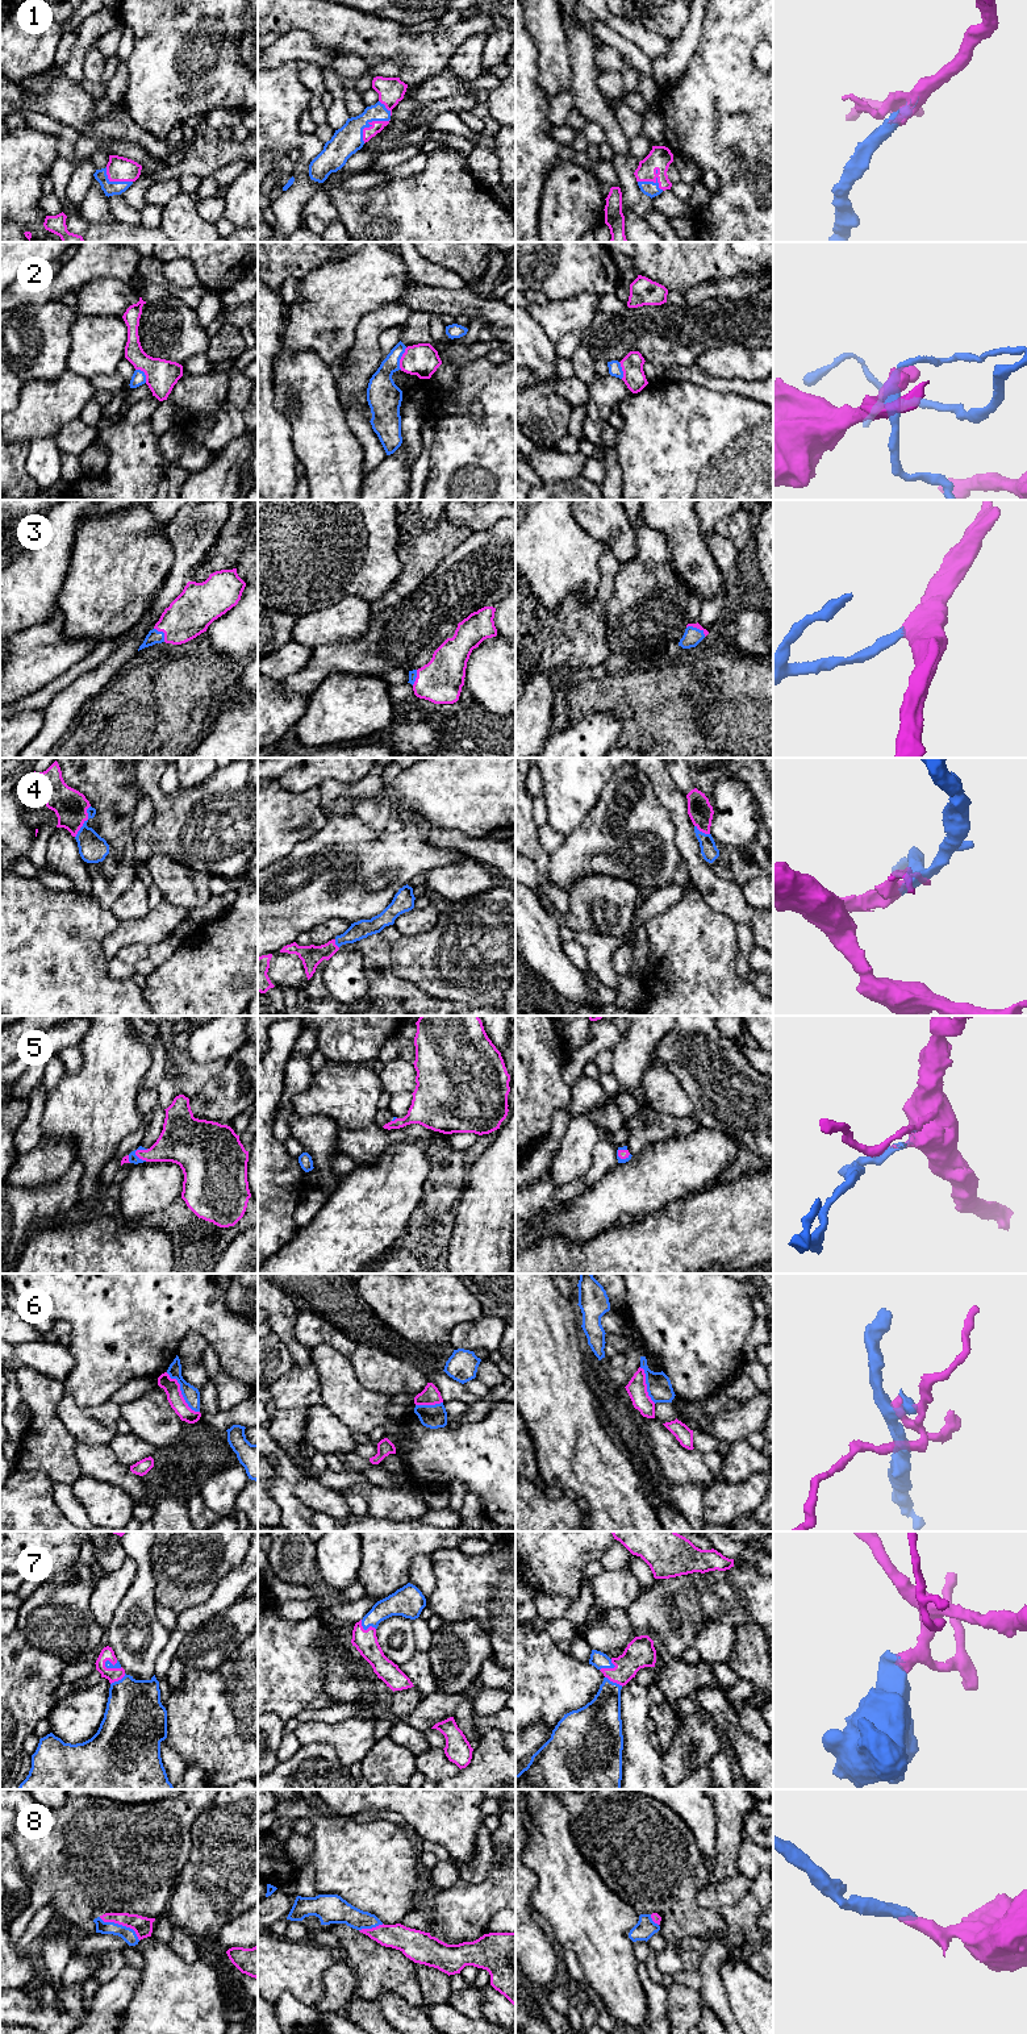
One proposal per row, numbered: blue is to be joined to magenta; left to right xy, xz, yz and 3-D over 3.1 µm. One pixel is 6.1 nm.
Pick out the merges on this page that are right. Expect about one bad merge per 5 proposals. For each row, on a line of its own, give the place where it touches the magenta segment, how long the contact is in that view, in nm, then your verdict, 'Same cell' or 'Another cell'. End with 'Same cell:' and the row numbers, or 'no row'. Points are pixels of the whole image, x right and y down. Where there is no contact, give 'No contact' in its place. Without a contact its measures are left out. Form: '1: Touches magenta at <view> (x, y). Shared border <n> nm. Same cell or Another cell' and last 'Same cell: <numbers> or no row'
1: Touches magenta at xz (370, 124). Shared border 220 nm. Same cell
2: Touches magenta at xz (401, 358). Shared border 140 nm. Another cell
3: Touches magenta at xy (163, 632). Shared border 110 nm. Same cell
4: Touches magenta at xy (86, 820). Shared border 220 nm. Same cell
5: Touches magenta at xy (138, 1157). Shared border 100 nm. Same cell
6: Touches magenta at xy (180, 1393). Shared border 320 nm. Another cell
7: Touches magenta at yz (608, 1668). Shared border 110 nm. Same cell
8: Touches magenta at xy (121, 1924). Shared border 300 nm. Same cell
Same cell: 1, 3, 4, 5, 7, 8

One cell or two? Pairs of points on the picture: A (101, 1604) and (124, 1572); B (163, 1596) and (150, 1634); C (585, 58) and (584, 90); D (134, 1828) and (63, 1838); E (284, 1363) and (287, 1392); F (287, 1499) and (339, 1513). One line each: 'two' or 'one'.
A: one
B: two
C: one
D: one
E: two
F: two

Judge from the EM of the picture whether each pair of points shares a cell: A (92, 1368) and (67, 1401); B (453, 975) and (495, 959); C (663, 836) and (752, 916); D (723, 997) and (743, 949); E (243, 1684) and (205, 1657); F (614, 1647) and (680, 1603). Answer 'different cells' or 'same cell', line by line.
A: different cells
B: same cell
C: different cells
D: different cells
E: different cells
F: different cells

